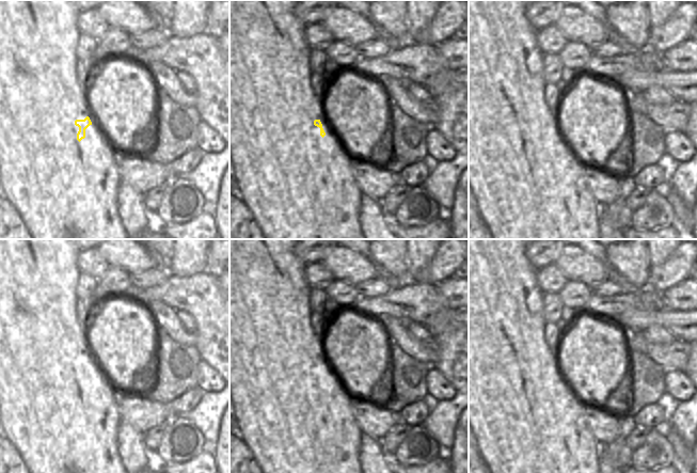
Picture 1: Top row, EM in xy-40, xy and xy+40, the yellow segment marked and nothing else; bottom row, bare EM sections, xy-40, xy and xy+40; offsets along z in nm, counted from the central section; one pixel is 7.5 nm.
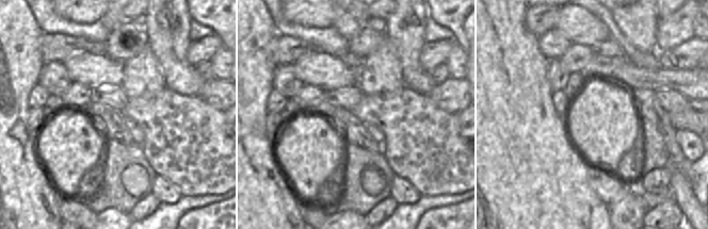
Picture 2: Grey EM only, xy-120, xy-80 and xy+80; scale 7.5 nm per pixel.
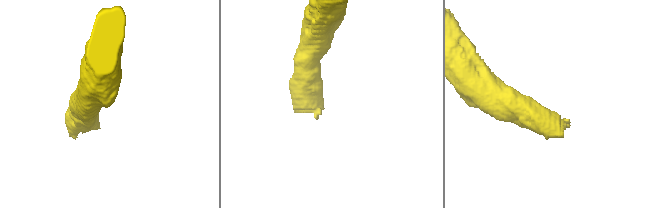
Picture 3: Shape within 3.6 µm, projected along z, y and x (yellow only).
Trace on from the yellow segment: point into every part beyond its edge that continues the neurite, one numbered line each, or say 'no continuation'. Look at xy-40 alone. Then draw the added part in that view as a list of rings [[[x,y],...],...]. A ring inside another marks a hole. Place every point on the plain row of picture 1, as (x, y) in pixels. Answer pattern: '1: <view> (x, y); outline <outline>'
1: xy-40 (121, 348); outline [[[116,297],[98,308],[86,328],[85,347],[92,364],[116,395],[133,395],[149,375],[157,334],[152,314],[143,305],[125,305]]]

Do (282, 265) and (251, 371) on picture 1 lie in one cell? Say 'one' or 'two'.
two

